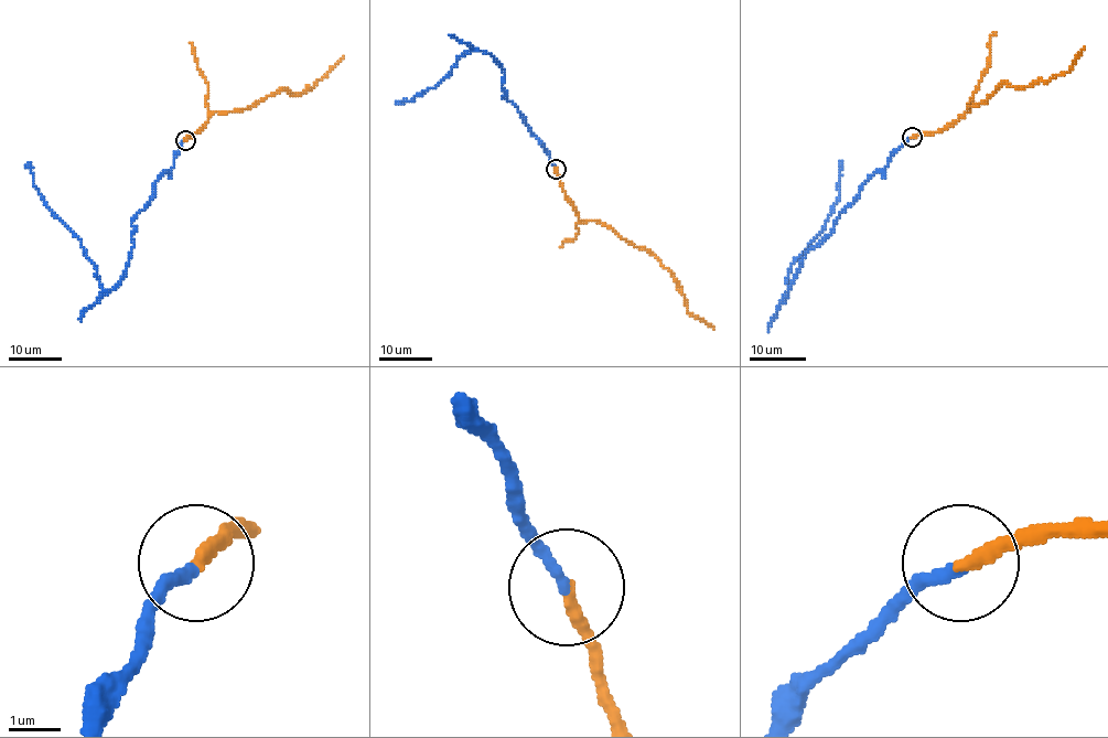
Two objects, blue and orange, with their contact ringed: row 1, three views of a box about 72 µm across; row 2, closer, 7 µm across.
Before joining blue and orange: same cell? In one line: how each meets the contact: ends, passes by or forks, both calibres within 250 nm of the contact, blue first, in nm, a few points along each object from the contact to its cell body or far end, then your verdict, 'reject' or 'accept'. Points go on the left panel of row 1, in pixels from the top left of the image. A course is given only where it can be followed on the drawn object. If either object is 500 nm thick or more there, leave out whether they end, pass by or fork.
blue ends there; orange ends there; 240 nm thick on the blue side, 260 nm on the other; blue runs (185, 140), (131, 222), (133, 247), (120, 280), (105, 291), (81, 239), (40, 195), (29, 162); orange runs (185, 140), (215, 113), (239, 113), (281, 89), (301, 94), (312, 88), (344, 56); reject

